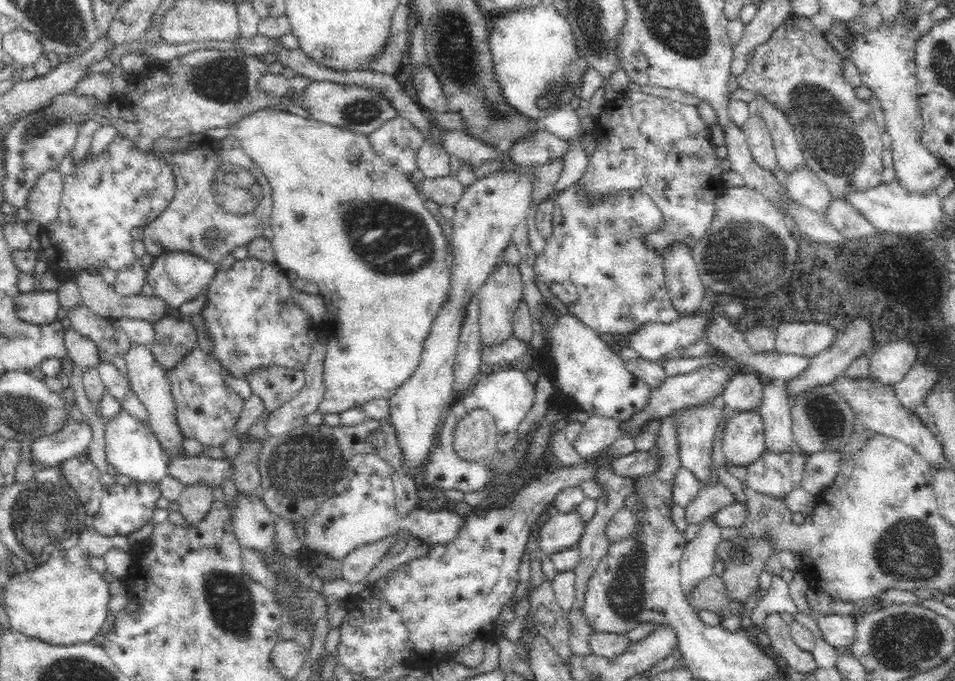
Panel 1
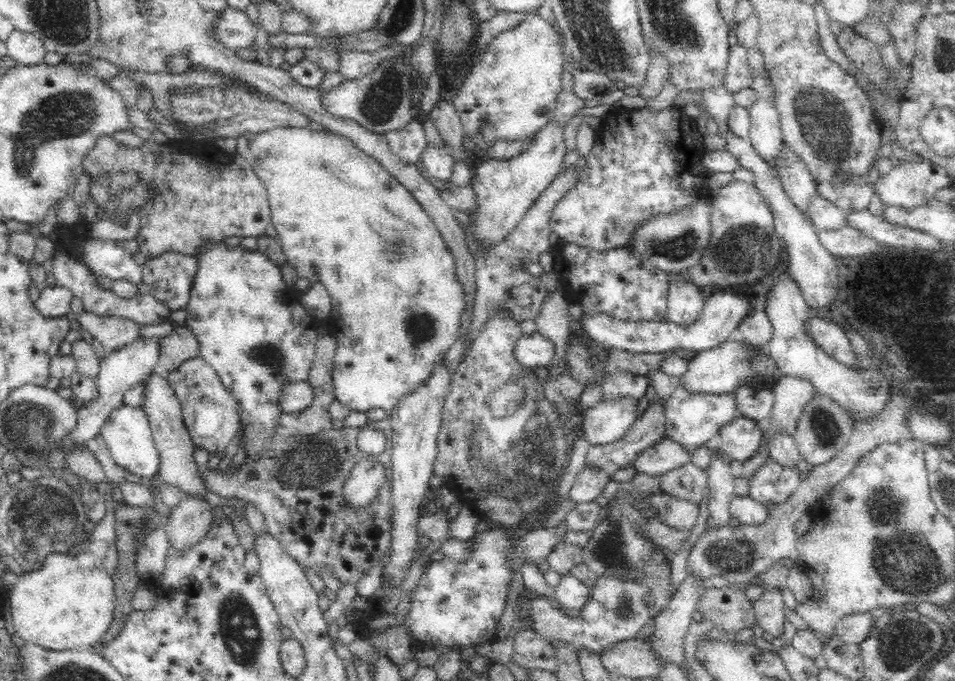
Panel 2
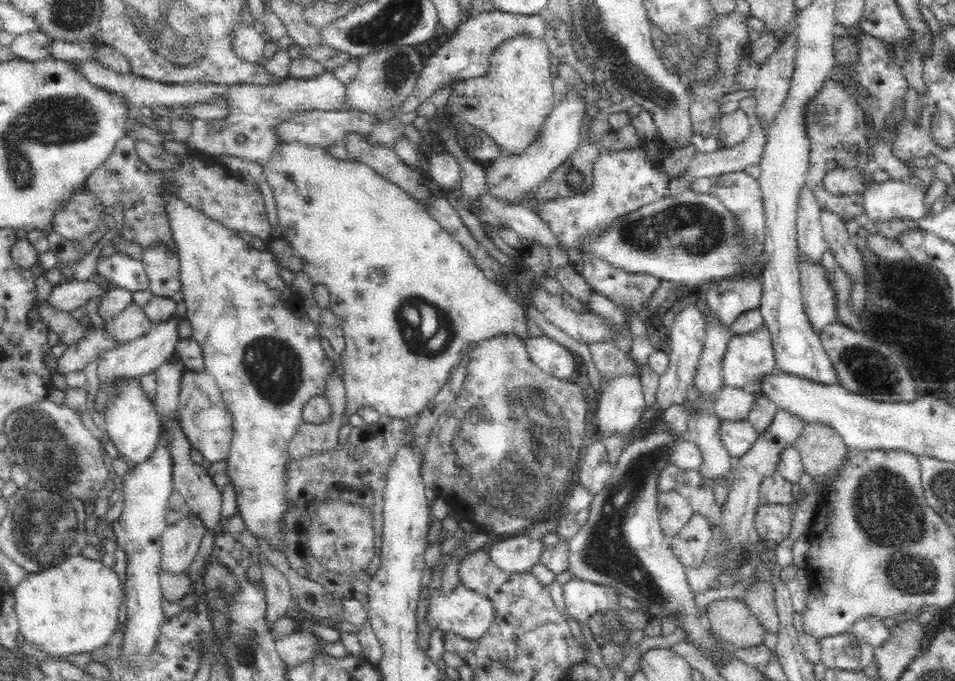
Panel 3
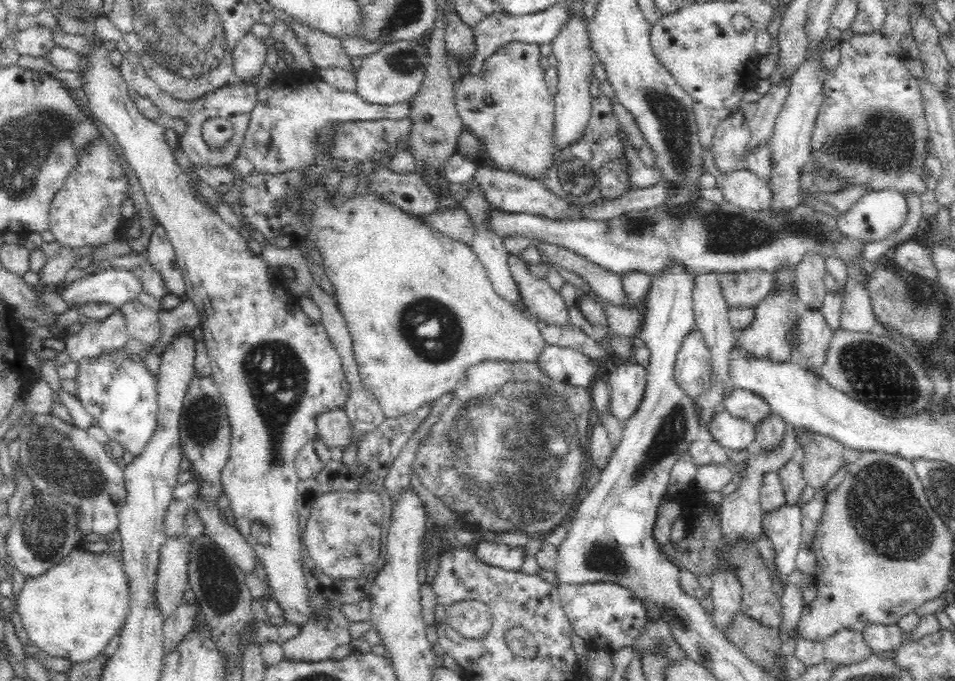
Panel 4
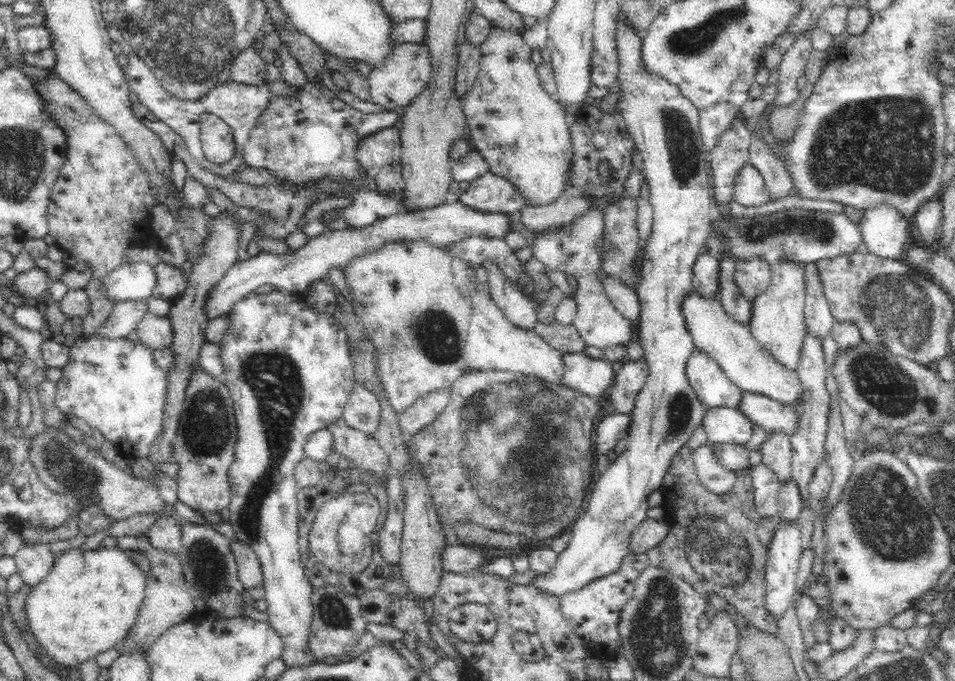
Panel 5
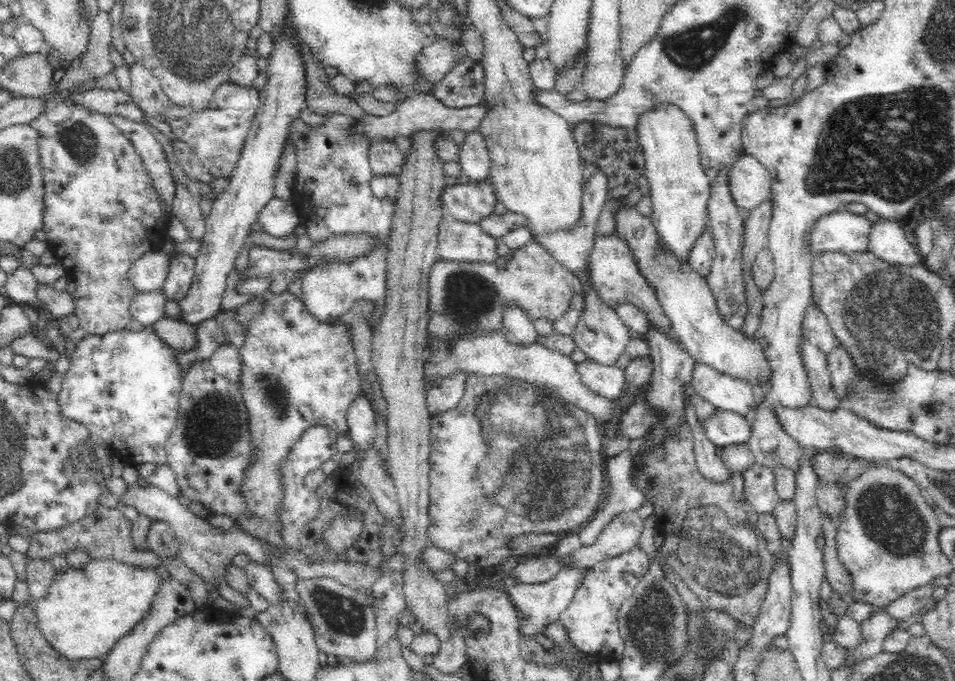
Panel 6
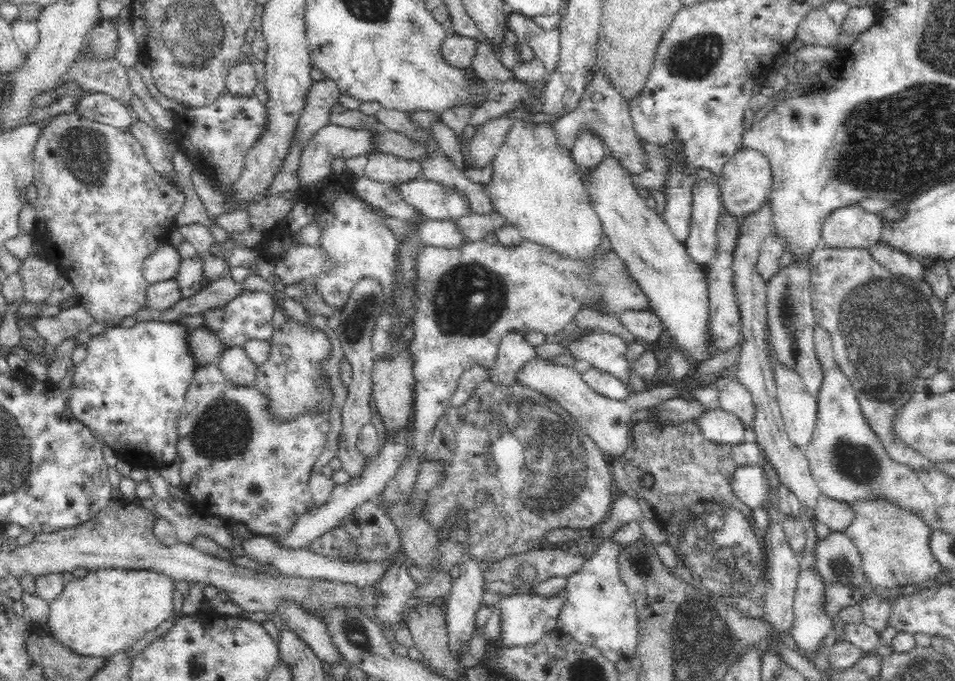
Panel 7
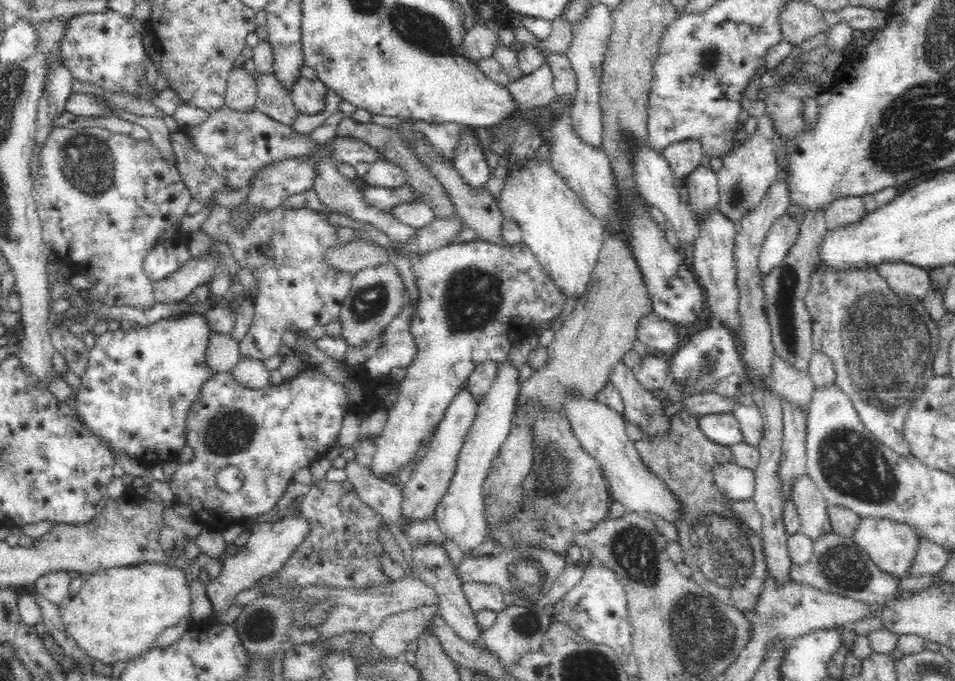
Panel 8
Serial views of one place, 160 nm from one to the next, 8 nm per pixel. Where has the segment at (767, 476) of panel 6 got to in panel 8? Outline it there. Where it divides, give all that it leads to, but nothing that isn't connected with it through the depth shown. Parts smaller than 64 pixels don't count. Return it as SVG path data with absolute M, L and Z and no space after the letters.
M736 463L718 466L714 470L718 489L732 500L750 501L755 492L755 471Z

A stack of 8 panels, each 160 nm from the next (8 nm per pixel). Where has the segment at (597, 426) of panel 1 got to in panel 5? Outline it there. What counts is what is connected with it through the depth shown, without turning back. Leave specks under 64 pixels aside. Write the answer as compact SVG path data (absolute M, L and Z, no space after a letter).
M640 359L637 361L625 360L622 362L622 368L620 368L616 374L613 373L613 381L607 388L606 396L612 400L612 406L614 409L616 409L616 413L620 415L629 415L630 412L632 412L638 393L644 386L648 371L649 368L647 362Z

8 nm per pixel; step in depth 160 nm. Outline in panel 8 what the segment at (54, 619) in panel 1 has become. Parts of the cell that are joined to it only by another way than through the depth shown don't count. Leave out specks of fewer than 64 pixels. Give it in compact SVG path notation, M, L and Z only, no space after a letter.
M138 564L130 567L116 567L97 570L86 574L82 587L74 596L65 599L59 606L60 620L65 631L72 636L76 646L94 659L113 664L116 661L129 661L154 647L156 638L166 628L180 624L180 620L190 618L191 595L185 573L165 564Z

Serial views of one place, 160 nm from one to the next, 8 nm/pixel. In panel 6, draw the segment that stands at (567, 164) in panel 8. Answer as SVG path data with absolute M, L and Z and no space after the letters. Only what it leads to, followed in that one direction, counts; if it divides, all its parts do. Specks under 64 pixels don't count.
M622 206L615 215L618 233L633 247L639 267L649 284L655 289L659 304L669 319L674 333L695 361L705 362L718 372L747 382L766 386L772 382L772 367L764 353L762 344L741 329L733 328L717 308L714 294L707 279L692 273L688 264L681 265L659 248L656 233L649 218L640 216L634 206Z

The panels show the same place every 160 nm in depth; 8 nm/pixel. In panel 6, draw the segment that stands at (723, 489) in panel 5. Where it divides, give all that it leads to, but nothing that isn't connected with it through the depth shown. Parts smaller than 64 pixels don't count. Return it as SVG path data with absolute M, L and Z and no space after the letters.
M692 404L687 409L687 424L692 428L694 435L693 453L695 454L695 463L701 476L718 484L730 480L733 472L726 468L724 461L718 454L718 447L708 439L702 426L699 426Z

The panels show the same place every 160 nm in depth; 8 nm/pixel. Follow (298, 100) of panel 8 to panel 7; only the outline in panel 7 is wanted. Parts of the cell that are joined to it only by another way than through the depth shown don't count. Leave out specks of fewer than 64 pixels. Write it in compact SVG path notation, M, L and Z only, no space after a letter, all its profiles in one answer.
M330 77L313 81L306 108L302 112L293 136L294 144L300 146L302 153L317 130L330 123L329 108L338 102L340 96L342 96L342 91L338 83Z

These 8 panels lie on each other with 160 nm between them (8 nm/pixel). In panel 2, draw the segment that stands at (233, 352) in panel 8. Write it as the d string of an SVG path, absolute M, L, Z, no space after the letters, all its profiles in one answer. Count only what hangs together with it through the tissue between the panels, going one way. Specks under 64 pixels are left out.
M80 312L80 328L92 334L94 340L102 345L106 353L121 350L138 339L138 324L114 316L97 316L92 312Z

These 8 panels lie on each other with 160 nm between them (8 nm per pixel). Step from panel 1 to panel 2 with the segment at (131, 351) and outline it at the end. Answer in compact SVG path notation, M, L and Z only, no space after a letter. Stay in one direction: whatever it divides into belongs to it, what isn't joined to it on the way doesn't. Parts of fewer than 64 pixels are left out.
M152 369L147 375L144 375L141 380L143 386L142 393L142 411L146 414L149 421L149 427L153 433L153 439L159 452L159 474L158 476L163 482L176 485L182 489L186 495L202 493L212 508L223 504L223 498L219 494L214 494L209 490L205 490L205 486L199 479L197 470L198 466L194 462L192 452L194 450L193 442L183 422L183 415L181 412L181 405L174 389L170 386L167 378L163 378Z

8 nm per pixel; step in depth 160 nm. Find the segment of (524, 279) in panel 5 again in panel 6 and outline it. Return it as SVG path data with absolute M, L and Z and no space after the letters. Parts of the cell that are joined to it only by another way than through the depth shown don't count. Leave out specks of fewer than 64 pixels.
M447 215L438 224L438 252L440 259L452 262L484 262L496 265L501 258L498 254L498 240L482 229L480 223L457 221Z

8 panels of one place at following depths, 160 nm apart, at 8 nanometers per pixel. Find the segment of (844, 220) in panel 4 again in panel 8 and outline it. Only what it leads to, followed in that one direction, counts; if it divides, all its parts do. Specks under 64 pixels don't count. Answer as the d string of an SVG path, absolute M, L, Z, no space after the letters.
M882 262L875 267L878 274L886 278L895 294L901 294L901 296L910 294L923 300L933 285L929 278L930 271L921 266L913 266L904 262Z

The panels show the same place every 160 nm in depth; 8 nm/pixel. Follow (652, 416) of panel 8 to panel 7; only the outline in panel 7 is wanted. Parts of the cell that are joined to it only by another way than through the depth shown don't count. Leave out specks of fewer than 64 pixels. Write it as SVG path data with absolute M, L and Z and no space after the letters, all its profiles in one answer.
M586 330L567 344L569 355L586 360L592 367L610 373L630 383L630 363L627 361L628 344L622 336L602 330Z

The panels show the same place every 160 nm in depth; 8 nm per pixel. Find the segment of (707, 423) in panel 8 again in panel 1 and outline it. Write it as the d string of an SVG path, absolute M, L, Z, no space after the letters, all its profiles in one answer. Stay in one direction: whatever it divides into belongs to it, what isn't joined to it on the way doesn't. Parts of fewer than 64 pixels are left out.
M740 410L729 414L725 421L722 438L723 452L725 454L725 460L728 463L728 467L732 464L734 464L734 466L748 466L751 462L760 458L760 455L767 449L765 445L763 421L755 410Z

